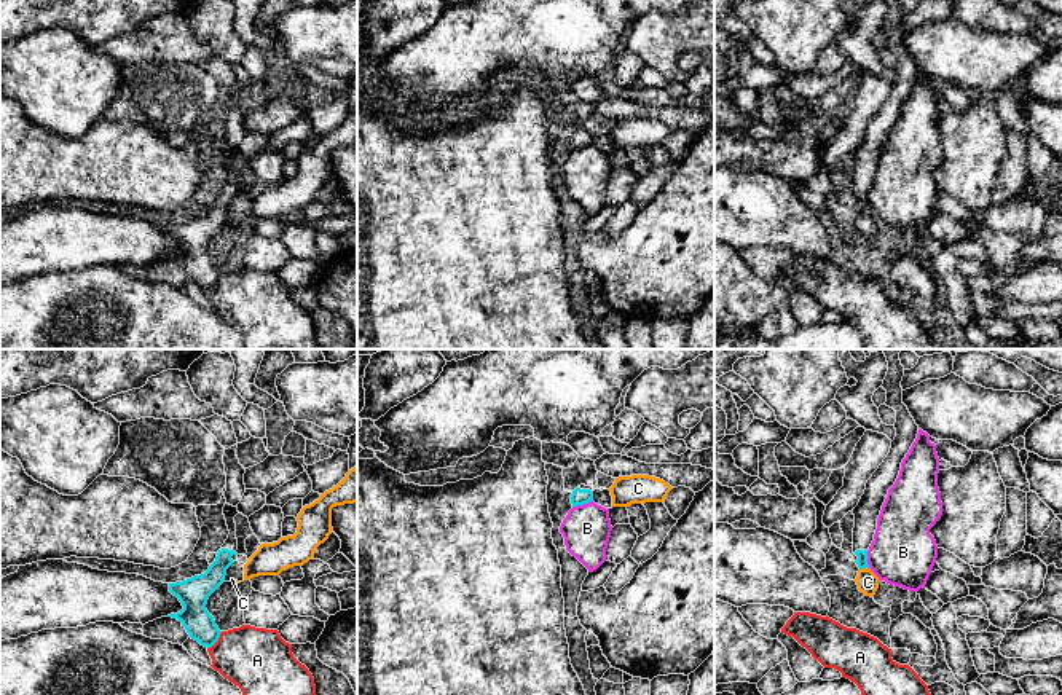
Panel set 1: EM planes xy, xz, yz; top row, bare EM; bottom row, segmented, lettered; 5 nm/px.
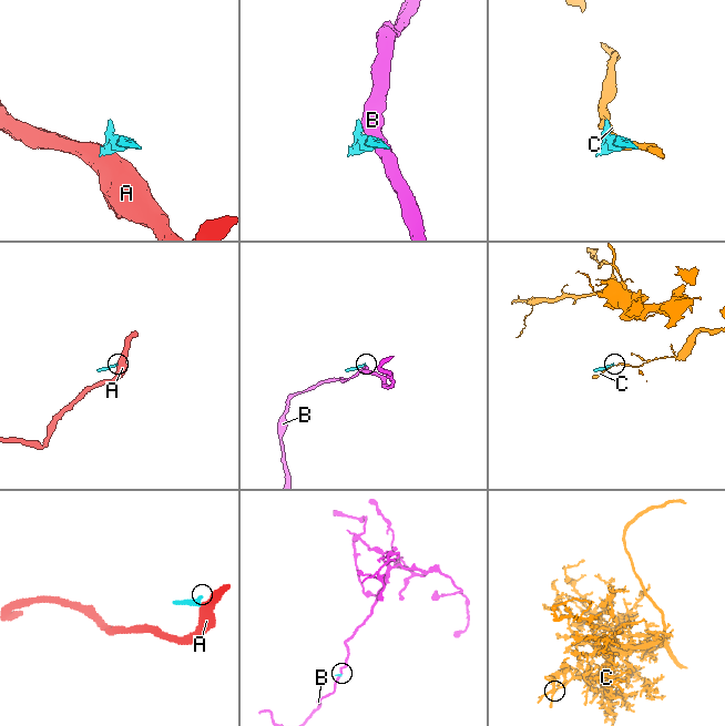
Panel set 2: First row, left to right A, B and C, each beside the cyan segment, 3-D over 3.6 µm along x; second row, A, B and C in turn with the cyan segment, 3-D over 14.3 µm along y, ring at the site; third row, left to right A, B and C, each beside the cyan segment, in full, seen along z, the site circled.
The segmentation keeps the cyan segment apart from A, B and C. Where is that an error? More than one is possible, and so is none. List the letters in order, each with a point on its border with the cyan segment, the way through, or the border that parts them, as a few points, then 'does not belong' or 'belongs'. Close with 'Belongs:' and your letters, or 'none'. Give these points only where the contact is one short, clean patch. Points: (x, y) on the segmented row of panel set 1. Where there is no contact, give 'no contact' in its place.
A: meets cyan in xy at (216, 641); border along xy (222, 632), (208, 649); does not belong
B: meets cyan in xz at (582, 504); border along xz (592, 499), (573, 507); does not belong
C: meets cyan in yz at (863, 568); does not belong
Belongs: none

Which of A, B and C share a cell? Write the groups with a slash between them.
A / B / C

